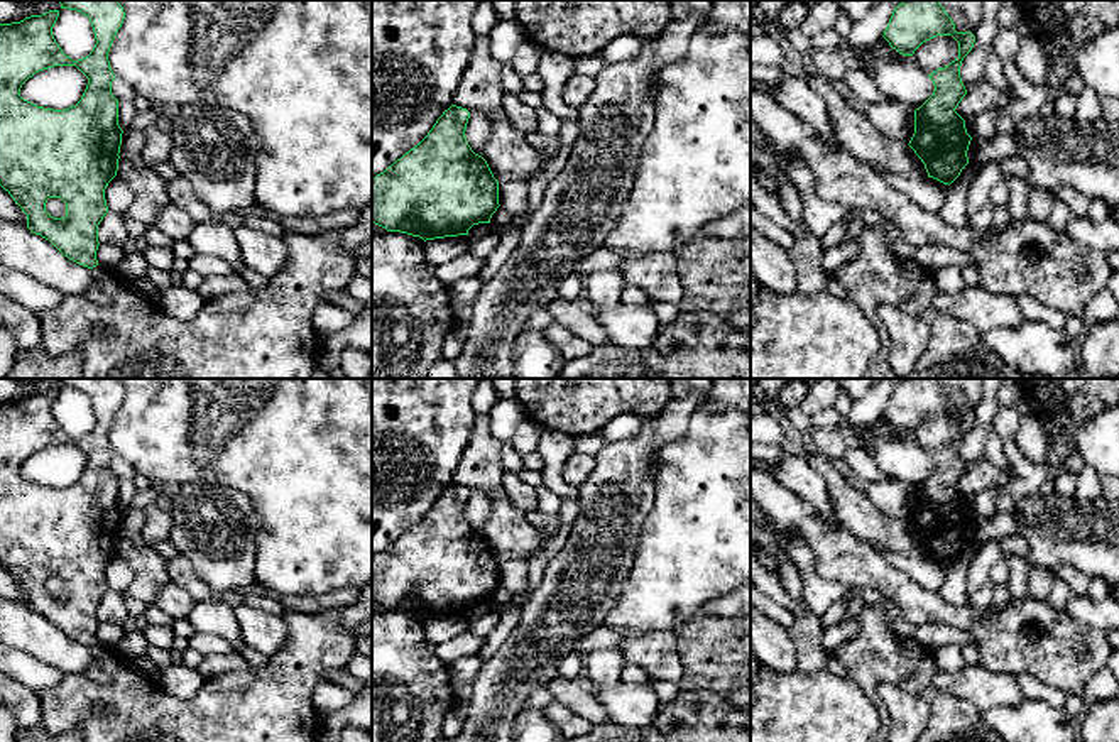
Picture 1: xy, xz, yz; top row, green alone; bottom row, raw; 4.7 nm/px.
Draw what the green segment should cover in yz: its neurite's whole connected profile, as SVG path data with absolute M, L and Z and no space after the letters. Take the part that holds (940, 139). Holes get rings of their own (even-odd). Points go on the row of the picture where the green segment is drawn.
M904 0L894 8L882 37L899 54L913 56L923 42L936 35L952 35L958 42L958 57L928 74L935 91L914 110L914 134L908 145L925 164L928 177L950 186L969 164L972 137L955 108L967 95L960 66L972 51L975 35L957 32L938 0Z

